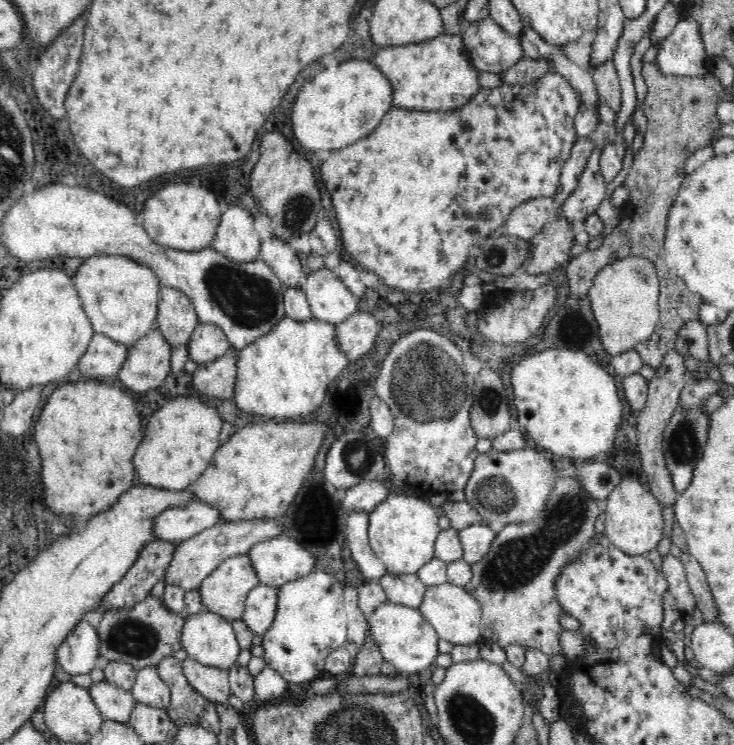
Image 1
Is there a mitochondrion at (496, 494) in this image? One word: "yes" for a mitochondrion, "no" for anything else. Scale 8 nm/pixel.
yes

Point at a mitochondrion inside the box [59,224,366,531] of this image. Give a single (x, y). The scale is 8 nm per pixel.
(248, 300)

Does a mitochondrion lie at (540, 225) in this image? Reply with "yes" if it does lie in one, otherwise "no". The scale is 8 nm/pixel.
no

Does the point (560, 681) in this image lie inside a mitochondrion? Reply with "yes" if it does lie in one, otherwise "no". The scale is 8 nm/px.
no

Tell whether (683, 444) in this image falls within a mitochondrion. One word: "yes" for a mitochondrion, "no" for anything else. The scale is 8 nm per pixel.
yes

